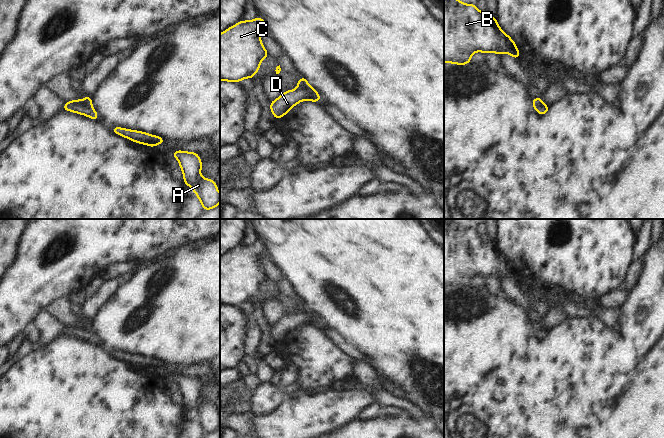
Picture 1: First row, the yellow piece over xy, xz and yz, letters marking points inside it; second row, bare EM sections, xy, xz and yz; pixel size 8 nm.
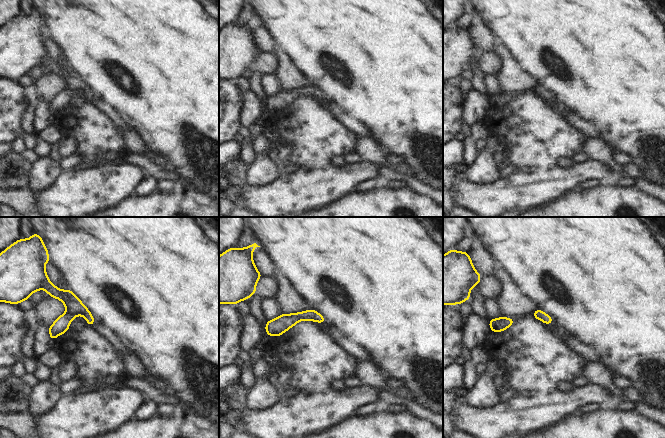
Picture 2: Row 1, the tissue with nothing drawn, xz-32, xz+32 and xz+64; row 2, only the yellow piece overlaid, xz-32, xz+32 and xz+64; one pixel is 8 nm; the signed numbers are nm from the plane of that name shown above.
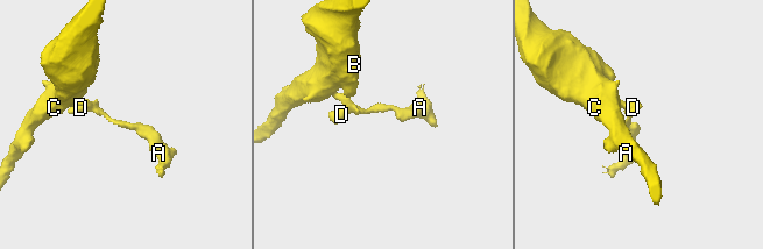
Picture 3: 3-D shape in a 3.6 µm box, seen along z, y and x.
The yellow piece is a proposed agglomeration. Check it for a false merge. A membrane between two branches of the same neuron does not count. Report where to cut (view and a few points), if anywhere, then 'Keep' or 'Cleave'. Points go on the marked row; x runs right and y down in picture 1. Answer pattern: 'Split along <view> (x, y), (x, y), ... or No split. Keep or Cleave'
Split along xy (69, 102), (84, 107), (91, 107). Cleave.

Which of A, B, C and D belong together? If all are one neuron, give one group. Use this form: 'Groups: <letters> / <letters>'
Groups: A D / B C.

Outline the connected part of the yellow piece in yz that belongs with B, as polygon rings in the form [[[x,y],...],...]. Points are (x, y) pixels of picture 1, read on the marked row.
[[[444,0],[444,63],[456,63],[464,66],[471,62],[471,55],[477,51],[483,53],[508,53],[518,59],[520,53],[514,41],[503,32],[495,17],[484,15],[475,4],[467,5],[460,0]]]

